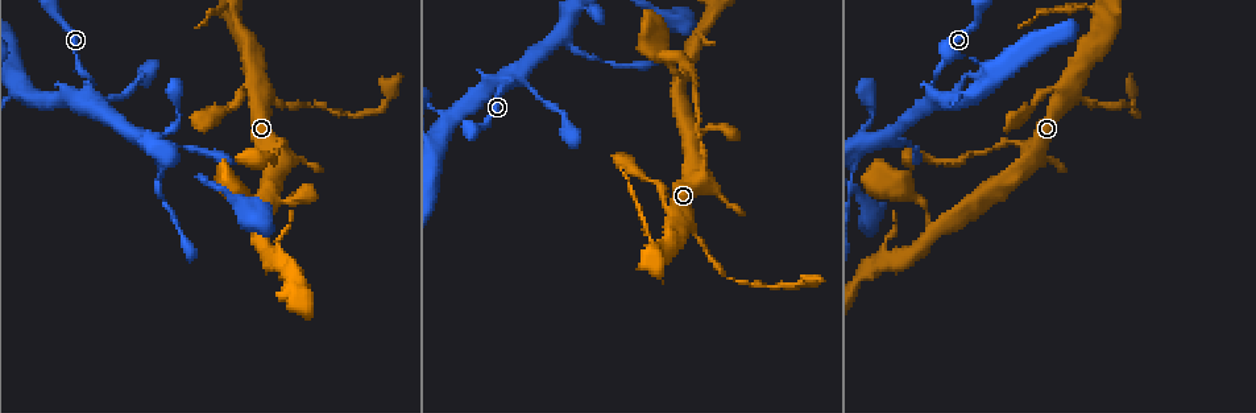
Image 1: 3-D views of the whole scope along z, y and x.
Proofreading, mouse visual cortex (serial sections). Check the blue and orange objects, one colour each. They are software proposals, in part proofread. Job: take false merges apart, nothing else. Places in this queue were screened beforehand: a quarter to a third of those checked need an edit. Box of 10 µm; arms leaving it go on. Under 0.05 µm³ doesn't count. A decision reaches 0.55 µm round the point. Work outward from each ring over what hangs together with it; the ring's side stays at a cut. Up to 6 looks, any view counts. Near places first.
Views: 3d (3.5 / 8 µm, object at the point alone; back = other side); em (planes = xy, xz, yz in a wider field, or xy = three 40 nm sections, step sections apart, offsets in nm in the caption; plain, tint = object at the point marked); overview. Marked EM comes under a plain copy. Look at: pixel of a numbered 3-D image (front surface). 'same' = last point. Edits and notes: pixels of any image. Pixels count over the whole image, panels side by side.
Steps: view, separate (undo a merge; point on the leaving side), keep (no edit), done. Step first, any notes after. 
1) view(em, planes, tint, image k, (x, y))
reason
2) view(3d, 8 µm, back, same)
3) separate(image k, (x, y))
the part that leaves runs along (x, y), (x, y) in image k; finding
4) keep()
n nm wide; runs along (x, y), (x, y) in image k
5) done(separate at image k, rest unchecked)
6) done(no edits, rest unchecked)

view(3d, 8 µm, back, image 1, (931, 99))
thin neck

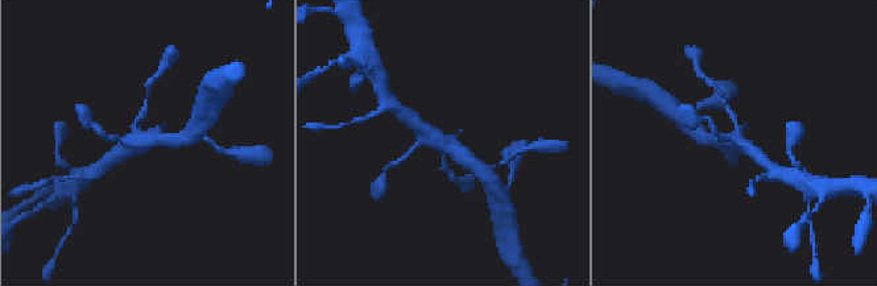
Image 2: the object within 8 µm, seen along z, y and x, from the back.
view(em, xy, step 5, tint, same)

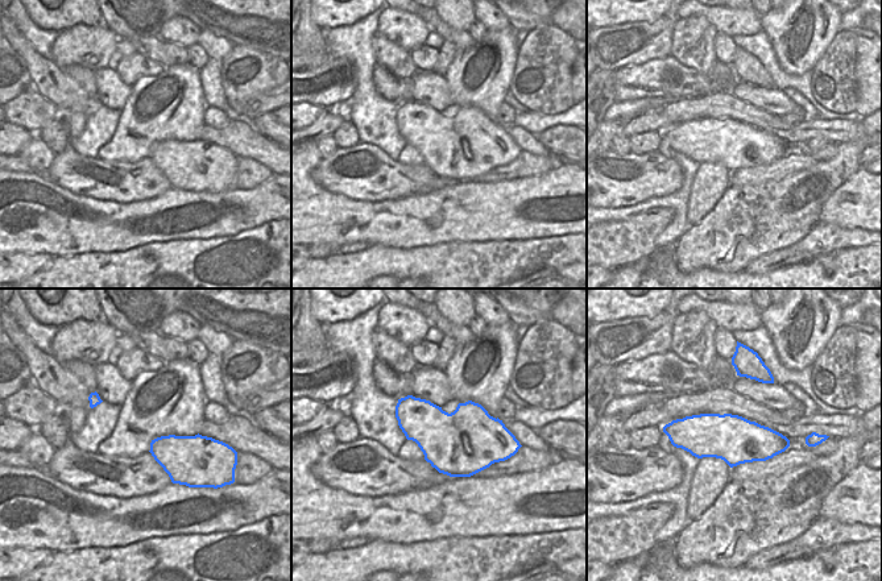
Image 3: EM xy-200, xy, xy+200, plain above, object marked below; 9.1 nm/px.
keep()
runs along (145, 107), (137, 139), (170, 140) in image 2; one cell here

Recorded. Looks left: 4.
view(3d, 3.5 µm, back, image 1, (563, 35))
three arms meet

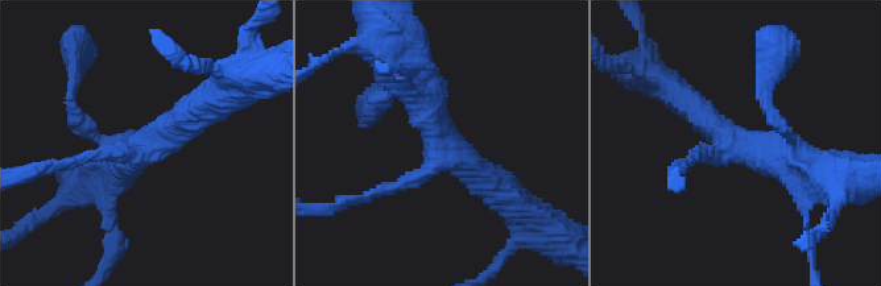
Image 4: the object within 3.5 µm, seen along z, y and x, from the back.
view(em, xy, step 3, tint, image 4, (736, 143))
3 arms; arms of 150, 350, 450 nm

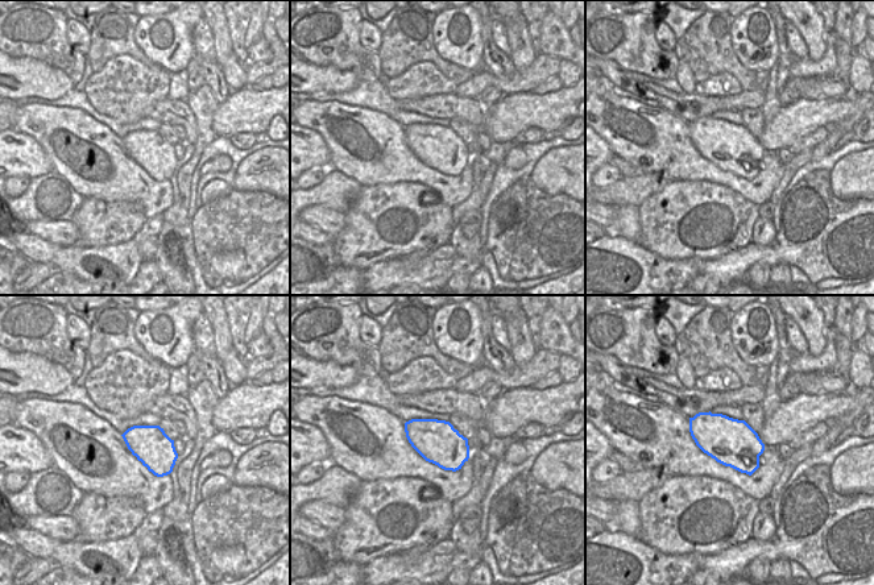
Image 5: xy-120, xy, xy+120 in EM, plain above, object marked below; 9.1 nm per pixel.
keep()
400 nm wide; runs along (512, 200), (439, 142), (410, 79) in image 4; all the same cell

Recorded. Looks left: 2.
view(3d, 3.5 µm, image 1, (696, 232))

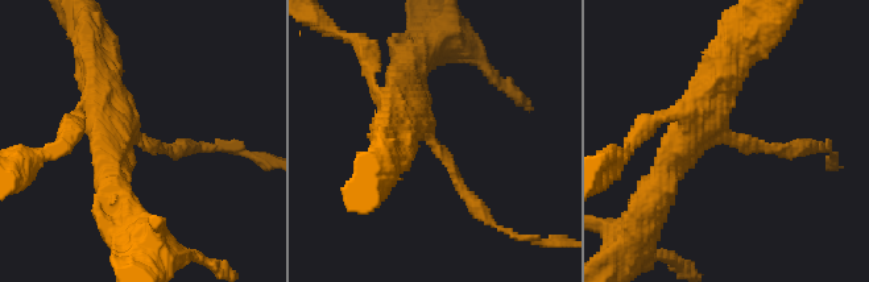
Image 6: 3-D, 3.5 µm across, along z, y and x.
view(em, xy, step 3, tint, image 6, (133, 134))
3 arms; arms of 150, 350, 450 nm

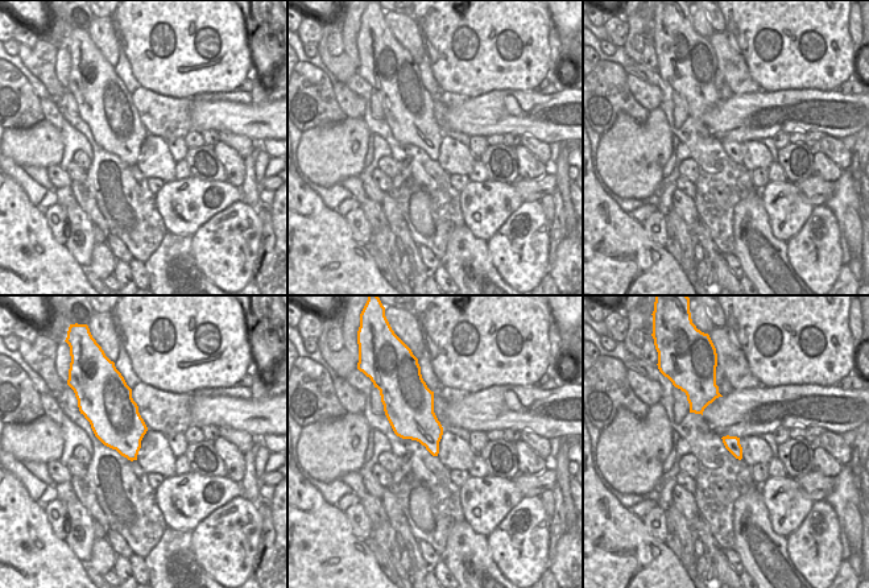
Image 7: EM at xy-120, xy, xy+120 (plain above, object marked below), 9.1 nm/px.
separate(image 6, (177, 148))
the part that leaves runs along (147, 145), (203, 145), (235, 153) in image 6; a second cell is stuck on

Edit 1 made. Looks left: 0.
done(separate at image 6, rest unchecked)

